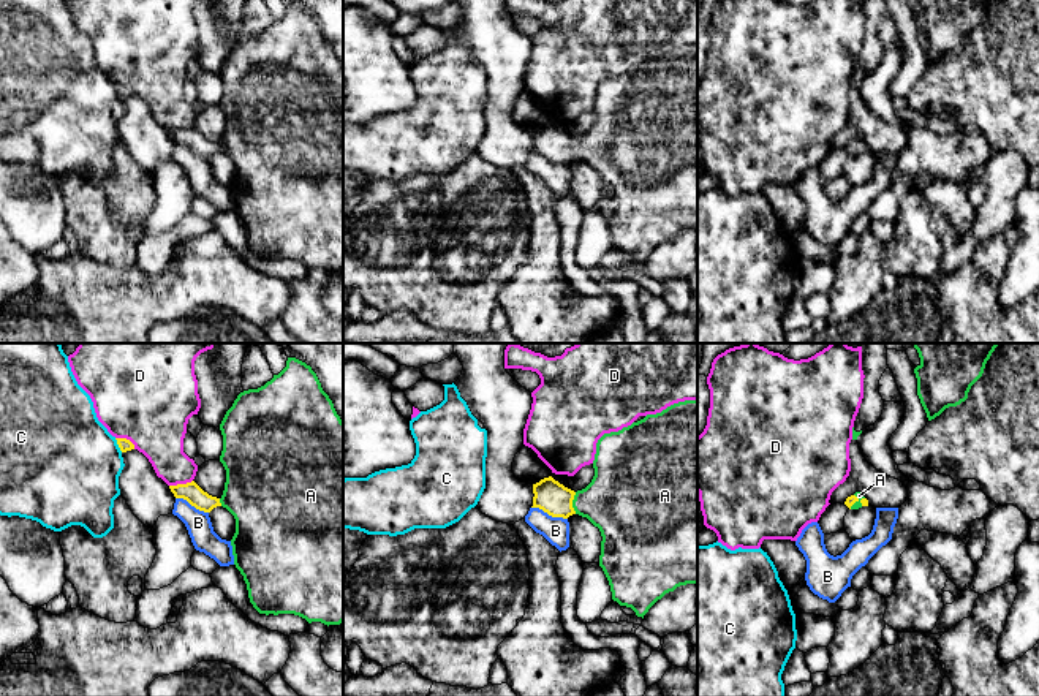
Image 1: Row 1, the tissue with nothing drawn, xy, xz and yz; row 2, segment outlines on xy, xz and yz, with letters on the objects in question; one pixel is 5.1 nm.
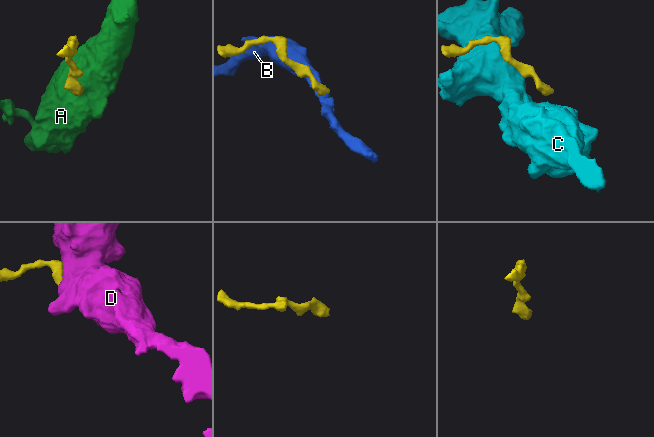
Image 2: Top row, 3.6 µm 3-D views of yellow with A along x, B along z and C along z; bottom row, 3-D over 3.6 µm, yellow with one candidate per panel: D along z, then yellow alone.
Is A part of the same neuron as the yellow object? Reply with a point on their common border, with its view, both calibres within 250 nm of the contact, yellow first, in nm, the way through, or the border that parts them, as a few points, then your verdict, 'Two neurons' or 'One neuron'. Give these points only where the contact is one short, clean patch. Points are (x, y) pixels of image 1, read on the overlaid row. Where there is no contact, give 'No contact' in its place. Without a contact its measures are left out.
Touches yellow at xz (571, 503). Thickness 160 nm (yellow) against 360 nm. Path across: xz (552, 497), (559, 502), (571, 503), (620, 500). One neuron

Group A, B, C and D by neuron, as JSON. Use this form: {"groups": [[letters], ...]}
{"groups": [["A"], ["B"], ["C"], ["D"]]}

